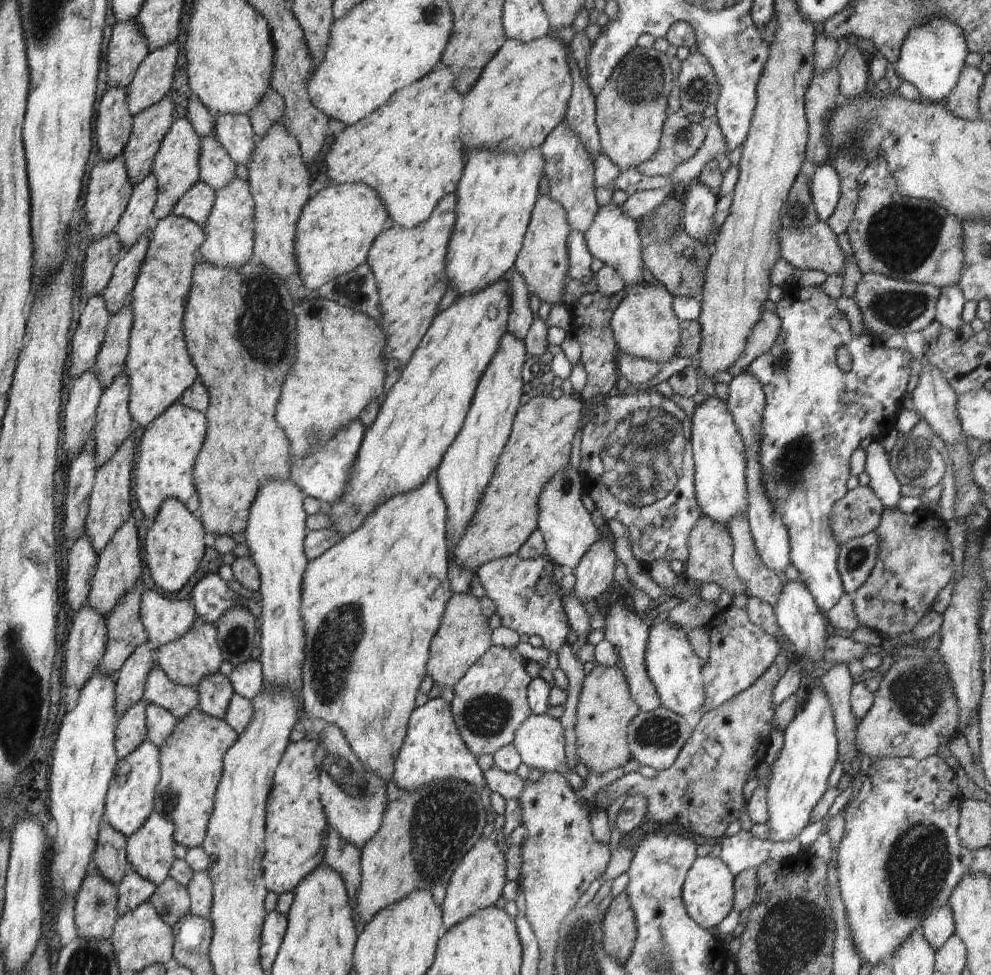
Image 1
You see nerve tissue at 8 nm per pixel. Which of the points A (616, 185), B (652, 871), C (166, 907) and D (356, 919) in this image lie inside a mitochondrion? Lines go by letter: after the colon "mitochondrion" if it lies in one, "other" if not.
A: other
B: other
C: mitochondrion
D: other

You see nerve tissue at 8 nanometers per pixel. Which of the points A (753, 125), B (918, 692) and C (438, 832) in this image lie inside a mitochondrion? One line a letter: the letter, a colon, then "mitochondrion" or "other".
A: other
B: mitochondrion
C: mitochondrion

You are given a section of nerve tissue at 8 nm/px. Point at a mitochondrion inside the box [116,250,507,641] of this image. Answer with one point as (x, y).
(263, 330)

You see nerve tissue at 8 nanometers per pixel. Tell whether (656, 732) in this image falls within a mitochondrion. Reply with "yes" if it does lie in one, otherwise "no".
yes

